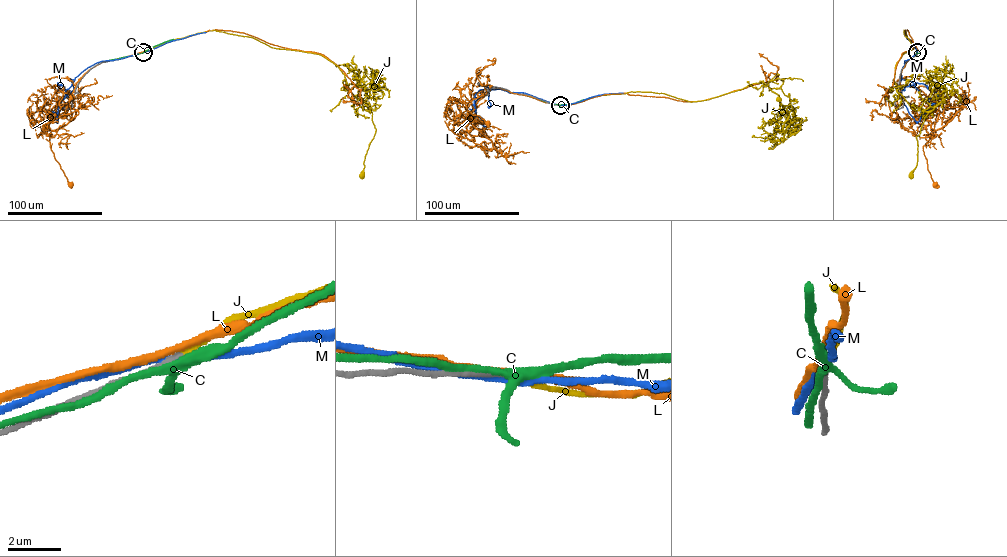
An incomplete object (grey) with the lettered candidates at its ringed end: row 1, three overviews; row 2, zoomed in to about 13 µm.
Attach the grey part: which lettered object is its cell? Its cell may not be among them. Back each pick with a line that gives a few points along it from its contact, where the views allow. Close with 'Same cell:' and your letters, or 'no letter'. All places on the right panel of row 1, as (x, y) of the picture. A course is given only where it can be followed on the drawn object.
J: course (917, 52), (903, 30), (913, 48), (896, 64), (896, 90), (913, 109), (930, 112), (916, 136), (911, 175)
Same cell: J

